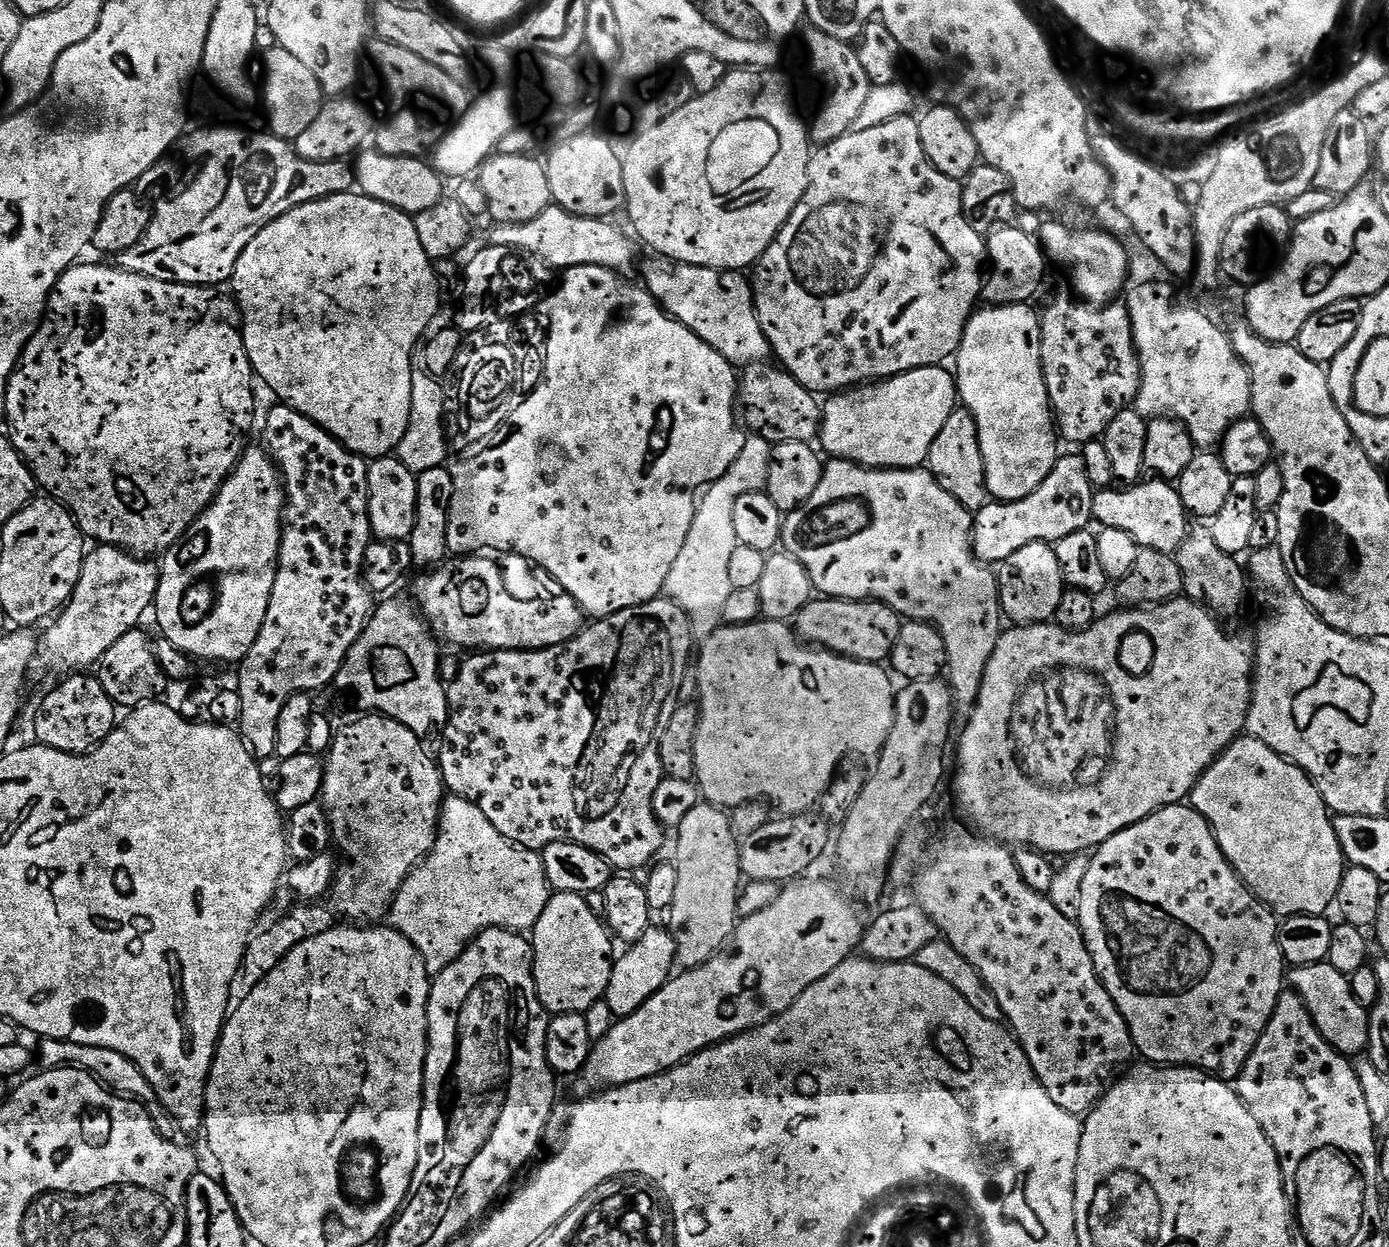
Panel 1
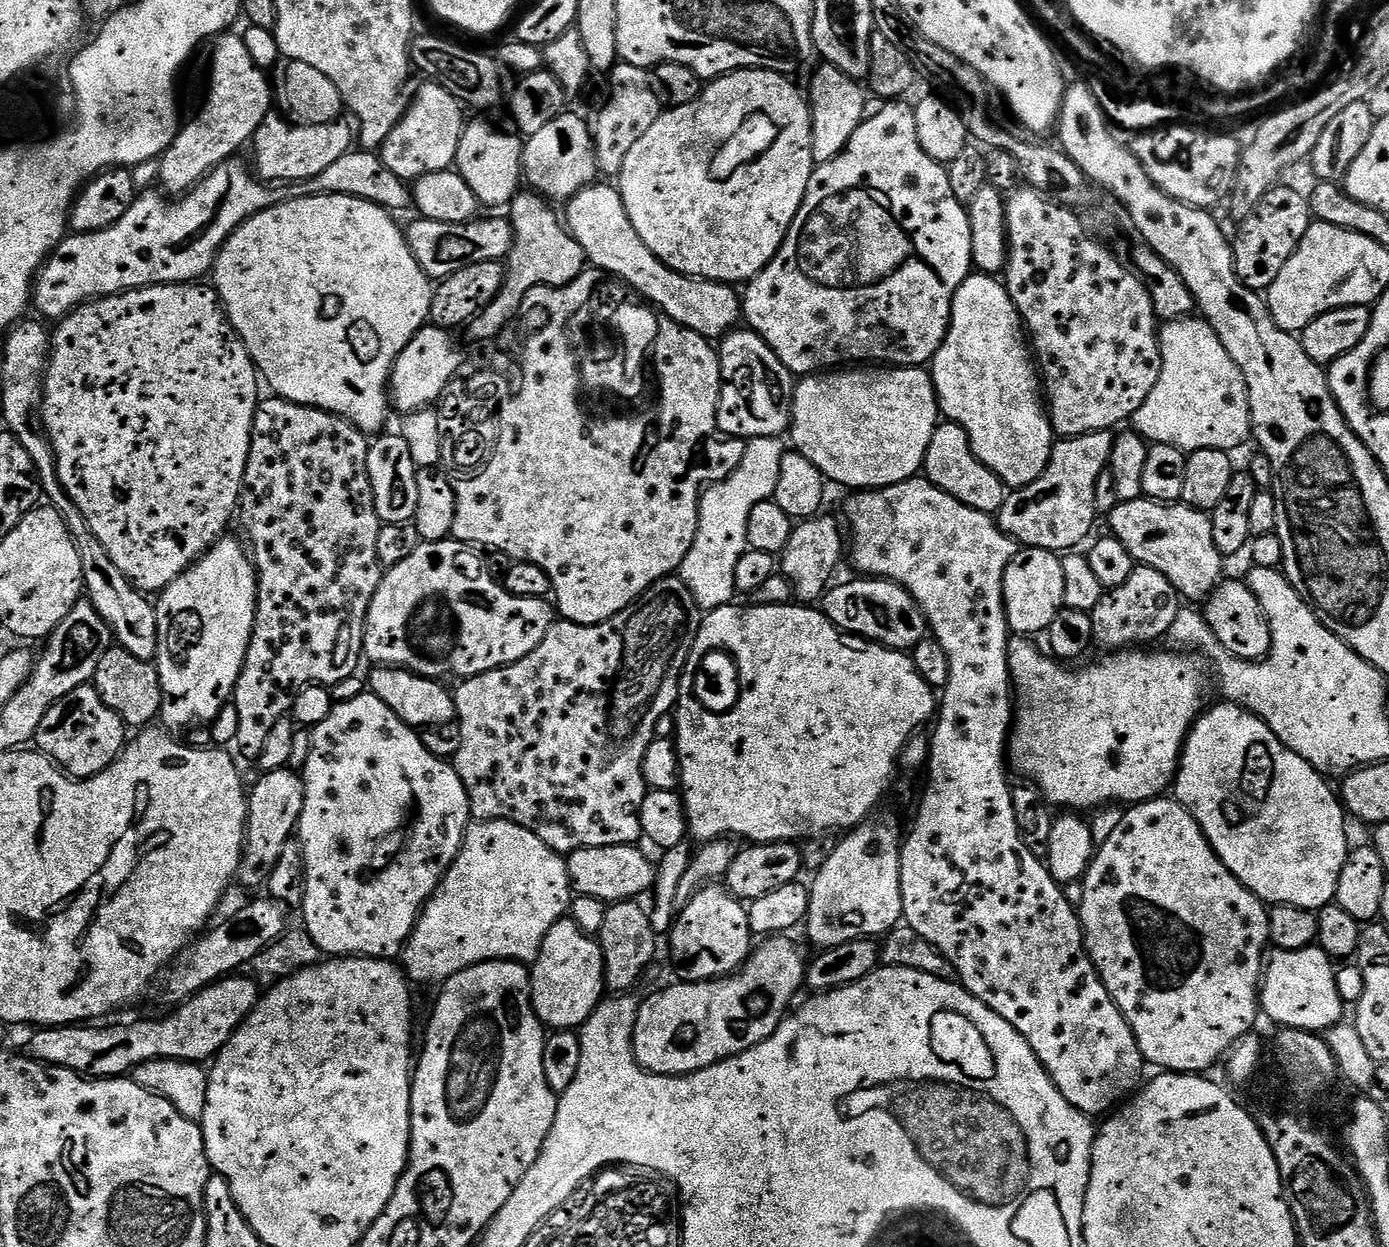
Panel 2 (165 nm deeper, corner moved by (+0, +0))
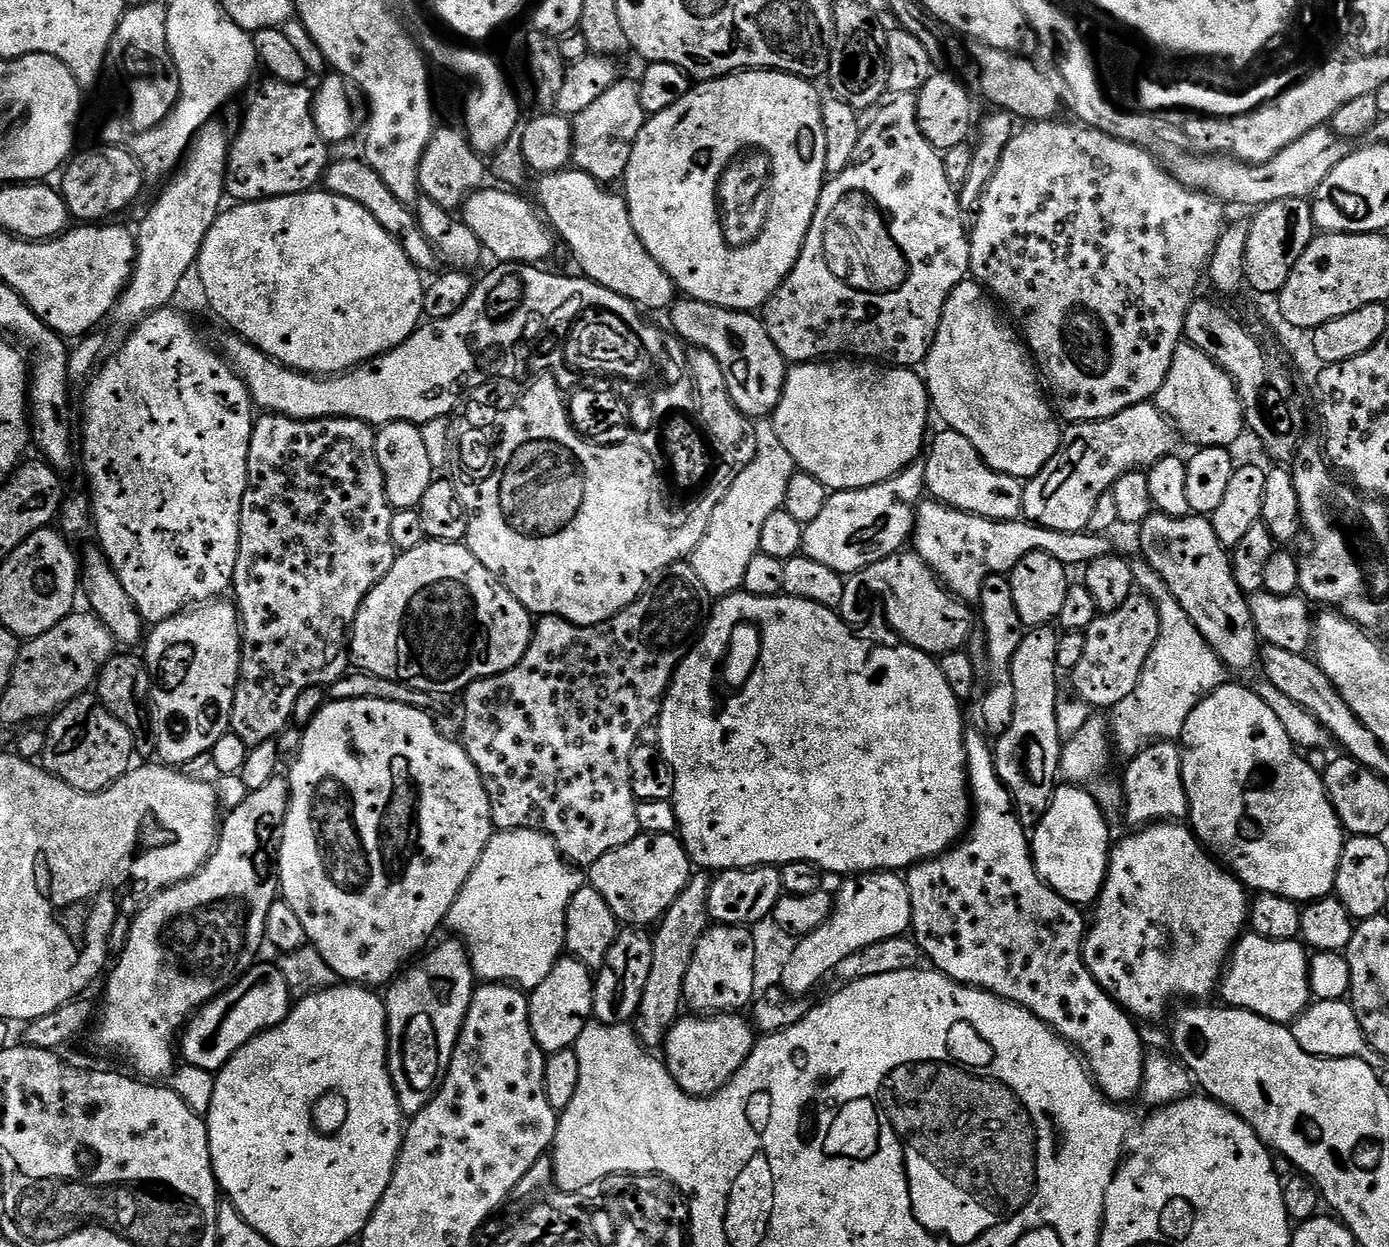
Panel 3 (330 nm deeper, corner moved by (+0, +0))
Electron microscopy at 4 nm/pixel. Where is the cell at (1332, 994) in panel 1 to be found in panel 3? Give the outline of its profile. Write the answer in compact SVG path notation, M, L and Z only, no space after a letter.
M1244 934L1236 941L1226 971L1219 985L1219 995L1224 995L1223 1003L1230 1008L1245 1008L1247 1012L1258 1014L1275 1024L1291 1025L1301 1016L1308 1005L1313 1003L1312 973L1308 971L1310 952L1299 939L1271 940L1255 934Z

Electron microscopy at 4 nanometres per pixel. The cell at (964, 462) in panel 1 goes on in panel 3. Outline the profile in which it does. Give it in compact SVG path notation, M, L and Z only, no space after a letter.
M943 430L931 437L926 448L924 487L931 499L991 520L1019 520L1024 516L1024 484L1010 474L994 470L978 454L978 450L962 434Z

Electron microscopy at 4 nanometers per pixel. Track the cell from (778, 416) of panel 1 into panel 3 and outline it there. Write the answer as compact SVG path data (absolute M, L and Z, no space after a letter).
M687 298L677 299L670 309L670 315L671 331L679 336L685 345L693 349L704 348L714 354L714 358L718 358L718 366L722 366L722 374L726 374L726 386L730 386L730 398L734 398L734 406L738 406L738 410L742 410L742 414L749 418L771 417L782 398L786 361L784 355L774 346L763 319L750 312L735 312L729 308L710 306L710 302Z

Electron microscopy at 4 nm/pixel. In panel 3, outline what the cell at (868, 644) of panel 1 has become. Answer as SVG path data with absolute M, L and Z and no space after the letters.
M901 550L890 558L886 558L882 562L874 562L870 566L866 566L861 570L861 572L854 572L851 576L847 577L844 581L844 594L842 596L842 602L840 603L838 612L839 615L842 617L845 624L849 626L857 626L856 624L864 624L867 622L868 619L872 616L872 595L876 595L878 599L884 603L884 616L888 619L888 624L890 627L893 628L894 631L900 635L899 639L903 641L903 643L911 644L912 647L917 648L918 650L922 650L923 652L931 654L933 657L939 658L944 655L946 652L959 652L961 649L965 647L964 644L967 642L968 639L972 636L972 610L974 614L974 608L969 601L960 599L959 596L952 595L951 592L948 591L947 588L944 587L943 584L940 582L939 576L933 572L932 568L928 563L919 556L914 550Z

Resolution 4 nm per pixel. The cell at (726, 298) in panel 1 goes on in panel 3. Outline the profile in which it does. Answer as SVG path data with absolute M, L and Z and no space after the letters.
M579 170L549 172L539 177L535 199L557 237L564 239L572 251L581 273L595 284L614 290L644 310L650 308L671 309L678 296L674 281L658 266L658 262L642 246L634 226L630 222L628 201L616 196L590 174Z

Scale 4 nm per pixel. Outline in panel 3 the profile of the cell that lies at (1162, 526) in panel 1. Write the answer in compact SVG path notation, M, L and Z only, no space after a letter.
M1153 514L1147 516L1143 524L1139 525L1140 552L1143 559L1166 582L1166 586L1172 591L1173 598L1186 610L1186 614L1194 622L1194 626L1202 634L1202 638L1212 647L1214 654L1225 669L1236 672L1248 672L1257 667L1260 659L1262 641L1259 632L1256 631L1256 623L1252 617L1252 611L1248 605L1248 596L1234 582L1232 562L1229 549L1223 548L1218 542L1218 534L1214 534L1214 526L1211 519L1199 514L1186 516L1165 516Z

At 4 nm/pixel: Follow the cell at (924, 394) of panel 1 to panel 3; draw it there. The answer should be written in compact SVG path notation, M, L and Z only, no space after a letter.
M828 358L823 362L798 364L787 369L784 377L782 398L778 402L778 406L775 412L772 413L770 419L774 430L778 434L778 439L782 441L782 446L786 446L790 458L794 458L794 462L799 471L818 478L832 492L845 492L846 490L854 490L855 488L869 488L878 482L886 482L890 478L894 478L898 475L902 469L909 468L912 464L917 463L919 456L916 455L918 455L919 452L921 455L922 449L926 444L924 431L928 428L928 412L930 416L928 385L922 379L919 371L911 368L885 366L880 362L861 362L856 358Z

